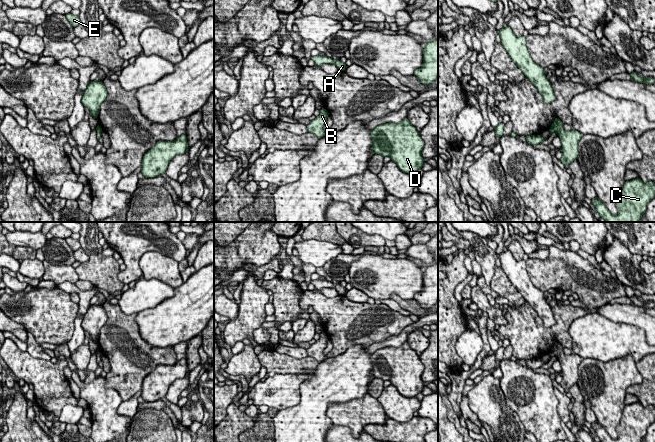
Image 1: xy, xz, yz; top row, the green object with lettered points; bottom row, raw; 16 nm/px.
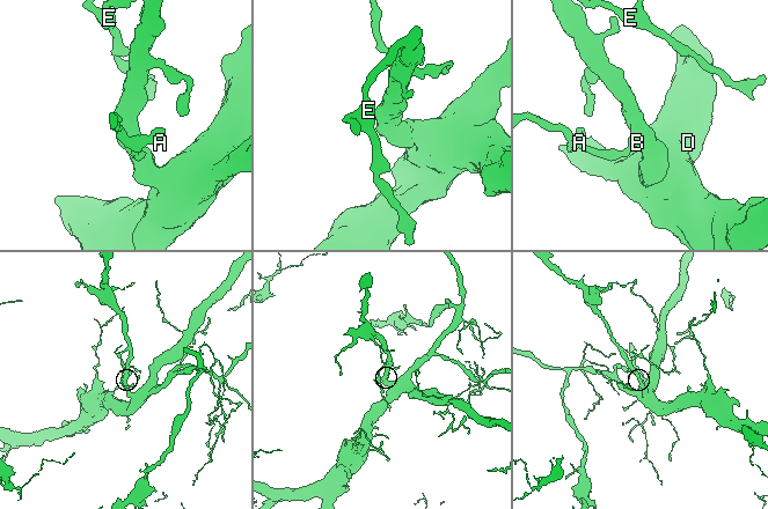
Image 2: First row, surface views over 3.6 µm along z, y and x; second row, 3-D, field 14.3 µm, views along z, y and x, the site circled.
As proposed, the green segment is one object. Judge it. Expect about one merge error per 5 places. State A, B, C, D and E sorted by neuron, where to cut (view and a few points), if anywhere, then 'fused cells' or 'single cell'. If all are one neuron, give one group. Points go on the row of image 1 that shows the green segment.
groups A B C D E; cut none; single cell

